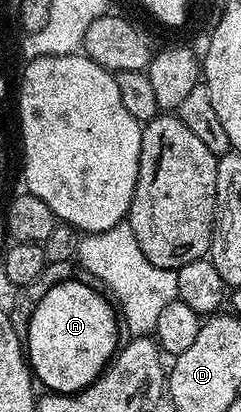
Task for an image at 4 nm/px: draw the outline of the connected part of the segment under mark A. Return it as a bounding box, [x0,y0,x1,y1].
[24,277,120,395]

